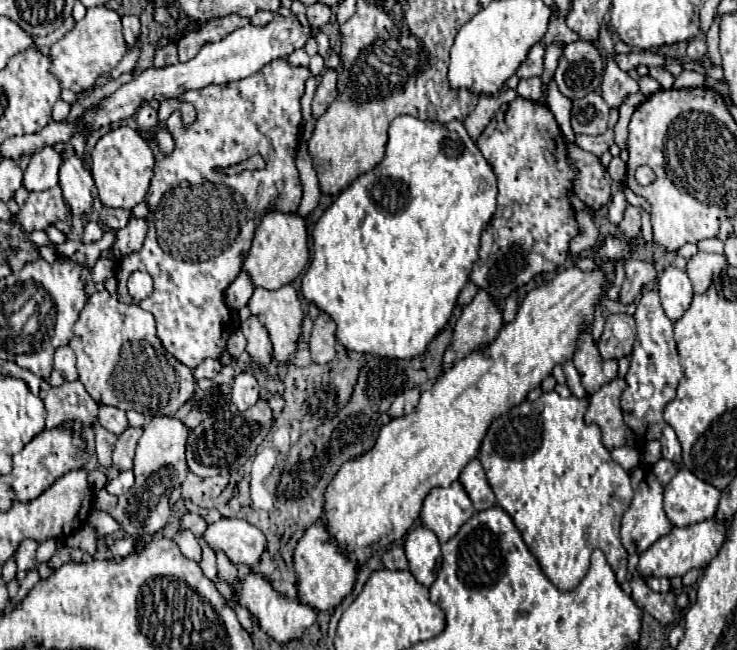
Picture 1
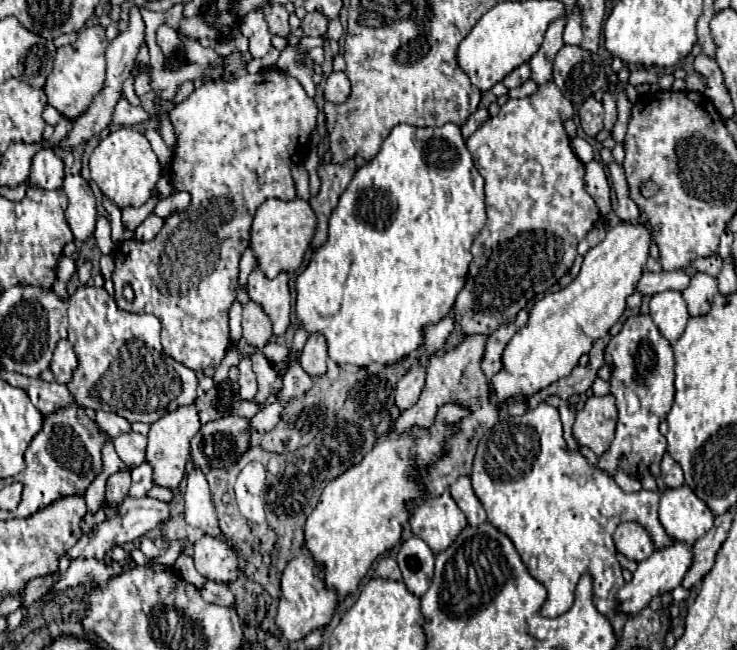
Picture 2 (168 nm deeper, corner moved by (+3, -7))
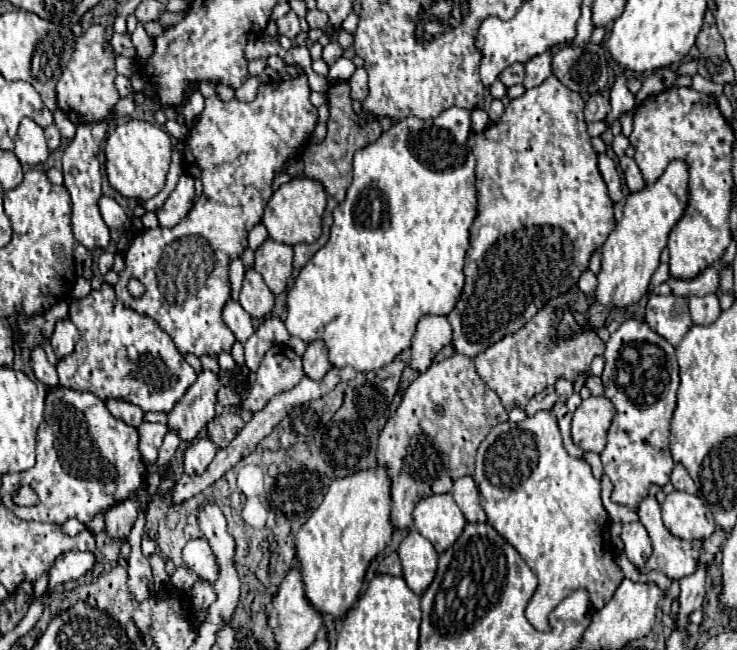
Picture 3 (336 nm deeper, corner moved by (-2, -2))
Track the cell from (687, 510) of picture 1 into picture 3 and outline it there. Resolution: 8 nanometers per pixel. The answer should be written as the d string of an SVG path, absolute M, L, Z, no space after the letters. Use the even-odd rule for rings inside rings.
M673 491L661 505L665 527L679 539L707 539L715 531L715 521L709 509L697 495Z

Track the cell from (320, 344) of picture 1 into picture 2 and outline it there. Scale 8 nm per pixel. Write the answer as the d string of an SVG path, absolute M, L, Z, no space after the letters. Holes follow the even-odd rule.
M310 334L308 342L300 352L300 366L310 376L320 376L326 372L326 360L328 360L328 354L326 354L324 334Z

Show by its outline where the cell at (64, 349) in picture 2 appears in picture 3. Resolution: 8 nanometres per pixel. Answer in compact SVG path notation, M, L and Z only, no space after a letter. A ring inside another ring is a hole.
M63 319L63 321L57 321L55 323L55 329L53 329L53 335L51 335L51 345L53 345L53 351L55 355L61 359L65 355L69 355L75 347L75 341L79 337L79 331L77 327L71 323L71 319Z

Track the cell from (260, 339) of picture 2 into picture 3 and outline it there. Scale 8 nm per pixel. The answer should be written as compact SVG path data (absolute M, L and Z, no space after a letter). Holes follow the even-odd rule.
M253 267L245 271L243 287L239 291L239 303L245 311L251 313L251 317L269 317L269 313L273 311L275 295Z

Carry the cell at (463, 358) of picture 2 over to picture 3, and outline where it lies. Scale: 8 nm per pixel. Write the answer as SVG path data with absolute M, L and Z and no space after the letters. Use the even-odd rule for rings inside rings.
M455 353L449 359L433 363L425 373L421 373L403 393L401 405L395 415L385 423L379 441L377 441L377 465L387 469L391 481L391 523L395 529L413 527L413 509L415 505L431 495L451 493L453 483L459 477L473 475L475 453L487 433L507 421L507 411L503 409L499 397L477 377L473 359Z

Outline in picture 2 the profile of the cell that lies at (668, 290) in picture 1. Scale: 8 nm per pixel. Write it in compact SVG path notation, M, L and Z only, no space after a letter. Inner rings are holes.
M674 290L658 292L652 296L650 316L670 344L674 344L676 338L680 338L690 318L682 292L674 292Z

